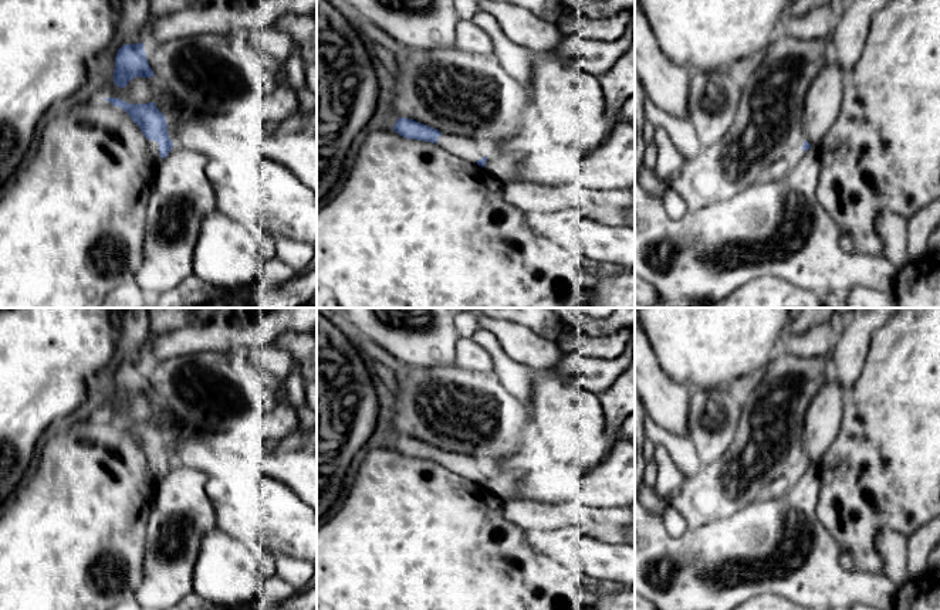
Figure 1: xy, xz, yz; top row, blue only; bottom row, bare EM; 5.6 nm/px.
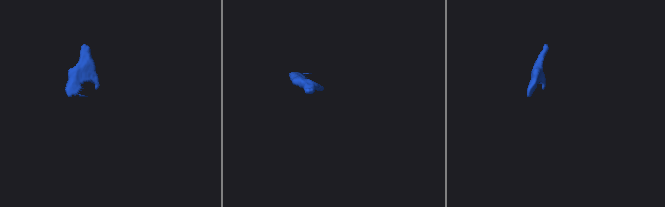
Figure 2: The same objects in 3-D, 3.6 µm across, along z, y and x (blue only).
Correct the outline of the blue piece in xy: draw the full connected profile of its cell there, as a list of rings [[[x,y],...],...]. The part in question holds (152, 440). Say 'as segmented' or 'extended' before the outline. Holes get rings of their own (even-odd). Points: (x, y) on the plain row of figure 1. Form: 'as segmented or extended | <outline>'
extended | [[[104,416],[114,424],[122,426],[131,437],[141,445],[148,460],[148,472],[155,485],[169,472],[173,461],[168,451],[165,433],[156,426],[155,420],[128,421],[119,416]]]

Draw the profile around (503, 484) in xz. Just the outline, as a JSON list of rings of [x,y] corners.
[[[488,470],[484,487],[504,502],[508,502],[517,495],[517,484],[521,475],[523,472],[517,470]]]

